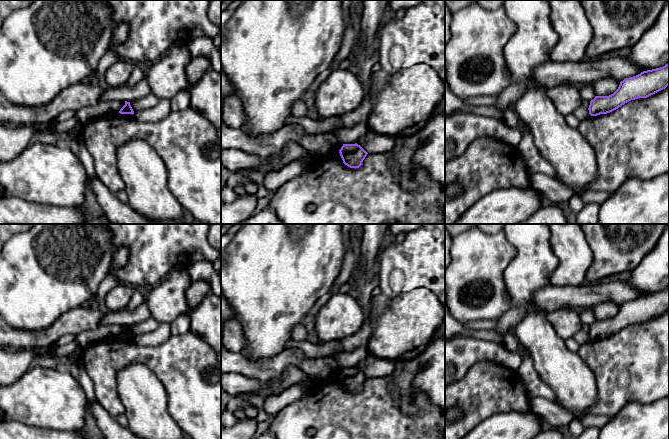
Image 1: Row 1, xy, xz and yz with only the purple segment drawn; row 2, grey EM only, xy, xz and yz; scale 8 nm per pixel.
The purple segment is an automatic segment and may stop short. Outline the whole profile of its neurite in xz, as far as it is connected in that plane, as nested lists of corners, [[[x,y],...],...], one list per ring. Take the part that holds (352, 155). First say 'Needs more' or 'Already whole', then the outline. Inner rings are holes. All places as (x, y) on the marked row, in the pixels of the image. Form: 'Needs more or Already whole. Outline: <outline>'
Already whole. Outline: [[[357,143],[343,144],[339,150],[343,163],[350,168],[359,168],[367,156],[367,152]]]

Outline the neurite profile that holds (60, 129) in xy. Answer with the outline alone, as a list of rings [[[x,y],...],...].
[[[73,116],[63,122],[56,124],[52,129],[52,133],[54,135],[62,137],[65,136],[67,132],[69,132],[78,125],[81,125],[80,120],[76,116]]]

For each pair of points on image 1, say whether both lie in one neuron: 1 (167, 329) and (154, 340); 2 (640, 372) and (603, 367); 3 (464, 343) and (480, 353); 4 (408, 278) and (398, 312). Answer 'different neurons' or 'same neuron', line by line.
1: same neuron
2: same neuron
3: same neuron
4: different neurons

